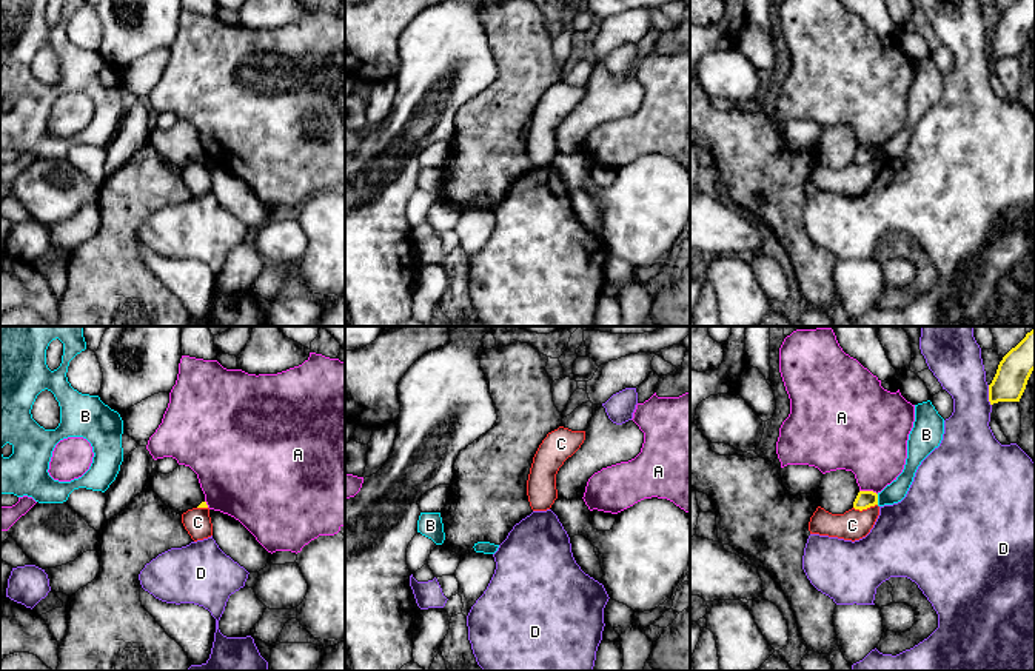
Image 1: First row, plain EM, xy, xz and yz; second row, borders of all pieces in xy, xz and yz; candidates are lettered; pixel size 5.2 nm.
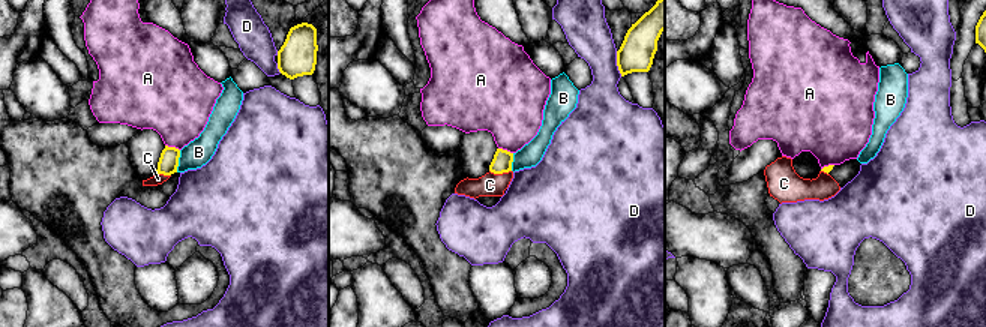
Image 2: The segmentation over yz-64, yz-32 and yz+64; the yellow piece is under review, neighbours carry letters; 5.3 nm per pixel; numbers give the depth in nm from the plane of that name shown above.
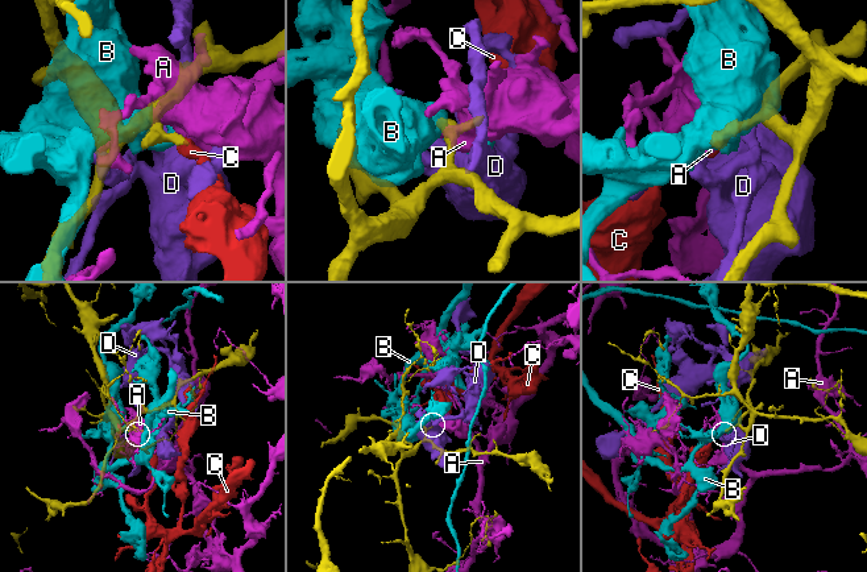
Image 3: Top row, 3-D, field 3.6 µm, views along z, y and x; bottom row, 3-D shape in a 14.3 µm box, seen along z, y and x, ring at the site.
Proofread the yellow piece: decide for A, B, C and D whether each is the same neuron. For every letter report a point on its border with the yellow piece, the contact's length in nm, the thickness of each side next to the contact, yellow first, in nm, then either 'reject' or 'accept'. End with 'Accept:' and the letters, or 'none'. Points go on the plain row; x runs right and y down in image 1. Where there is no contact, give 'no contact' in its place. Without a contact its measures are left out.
A: yz (869, 146) | 100 nm | 90/360 nm | reject
B: yz (877, 154) | 60 nm | 90/110 nm | reject
C: yz (864, 163) | 130 nm | 90/160 nm | reject
D: yz (989, 51) | 110 nm | 170/260 nm | reject
Accept: none

